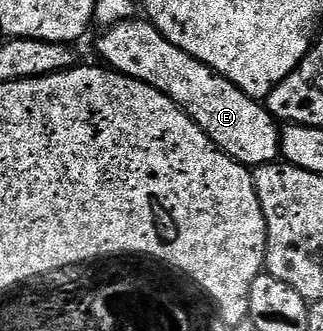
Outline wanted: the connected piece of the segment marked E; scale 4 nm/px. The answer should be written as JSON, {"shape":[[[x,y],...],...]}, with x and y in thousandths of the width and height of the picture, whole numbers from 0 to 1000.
{"shape":[[[421,54],[353,73],[307,121],[307,169],[350,218],[449,248],[526,296],[548,323],[622,381],[678,450],[737,495],[786,514],[814,495],[848,495],[867,480],[867,378],[793,293],[762,290],[721,248],[656,211],[610,175],[573,163],[523,127],[452,57]]]}

